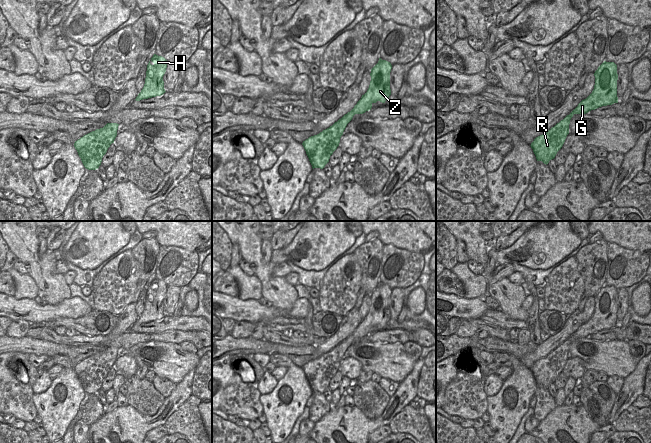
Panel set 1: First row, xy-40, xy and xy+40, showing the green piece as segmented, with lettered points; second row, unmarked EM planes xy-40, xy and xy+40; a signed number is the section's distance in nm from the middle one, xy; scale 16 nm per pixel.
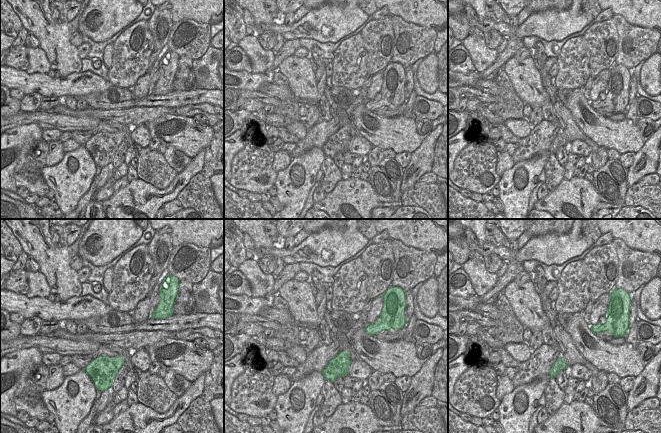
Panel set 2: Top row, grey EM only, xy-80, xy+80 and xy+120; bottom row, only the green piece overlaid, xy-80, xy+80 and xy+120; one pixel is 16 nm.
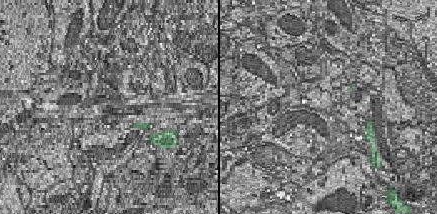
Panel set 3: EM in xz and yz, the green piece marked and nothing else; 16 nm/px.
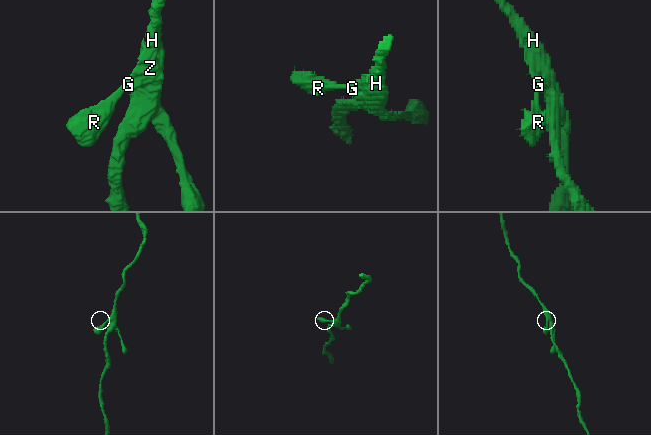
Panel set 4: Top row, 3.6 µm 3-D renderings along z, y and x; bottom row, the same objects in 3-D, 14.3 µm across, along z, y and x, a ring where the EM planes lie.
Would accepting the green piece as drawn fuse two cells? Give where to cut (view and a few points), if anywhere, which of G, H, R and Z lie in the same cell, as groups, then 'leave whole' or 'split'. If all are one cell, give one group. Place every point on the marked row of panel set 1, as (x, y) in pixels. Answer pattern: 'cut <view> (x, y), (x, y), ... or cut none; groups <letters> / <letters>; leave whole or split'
cut none; groups G H R Z; leave whole

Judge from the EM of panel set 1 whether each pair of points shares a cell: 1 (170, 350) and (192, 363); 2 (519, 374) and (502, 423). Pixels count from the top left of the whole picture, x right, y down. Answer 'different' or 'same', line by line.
1: same
2: same

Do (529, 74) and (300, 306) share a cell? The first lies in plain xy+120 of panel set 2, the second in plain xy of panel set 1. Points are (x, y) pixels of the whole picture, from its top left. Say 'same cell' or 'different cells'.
different cells

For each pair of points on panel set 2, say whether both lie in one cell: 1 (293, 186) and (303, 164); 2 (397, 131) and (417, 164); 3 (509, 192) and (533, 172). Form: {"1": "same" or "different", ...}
{"1": "same", "2": "different", "3": "same"}

